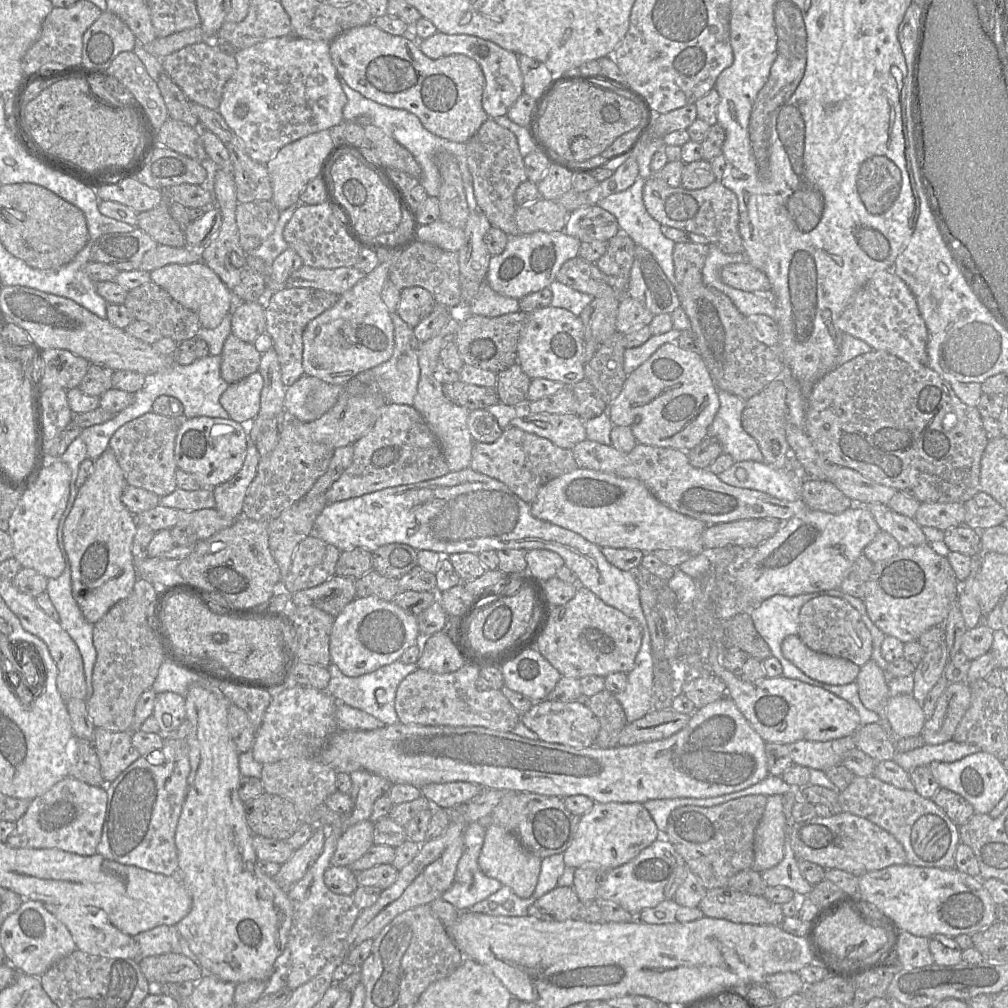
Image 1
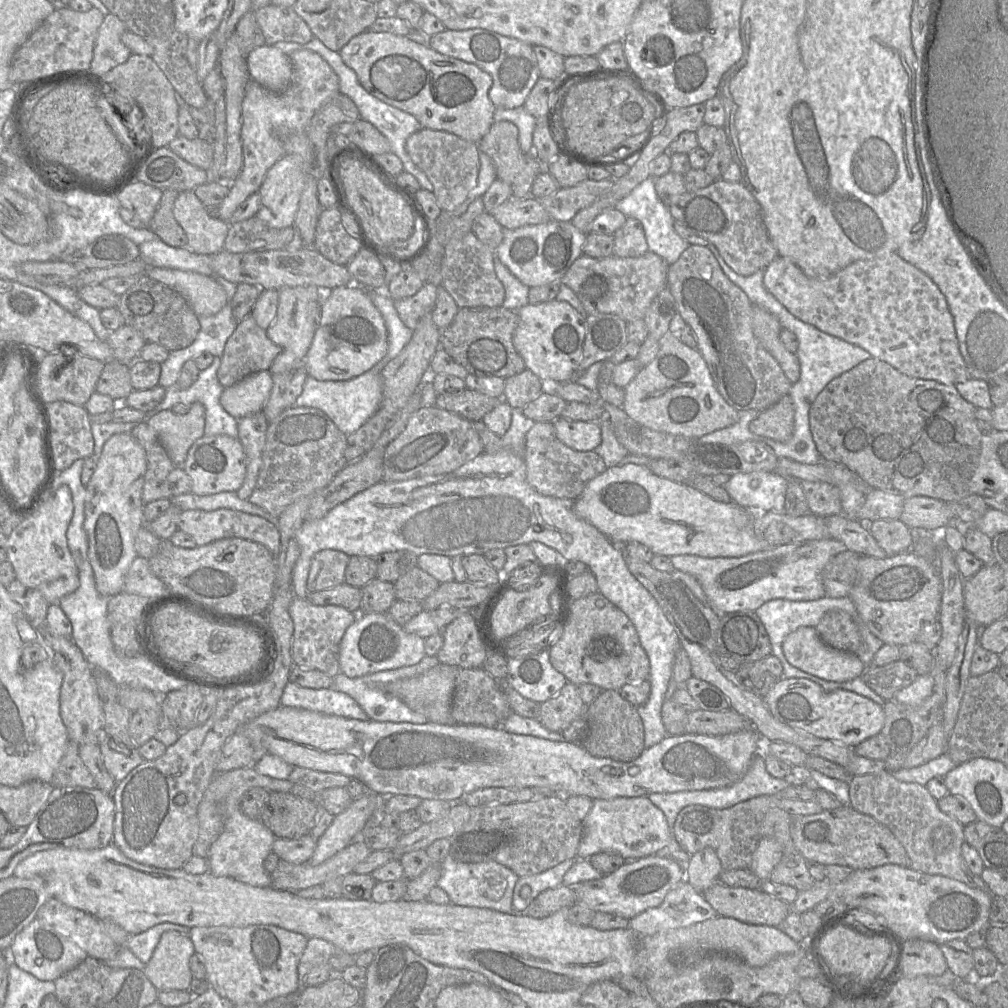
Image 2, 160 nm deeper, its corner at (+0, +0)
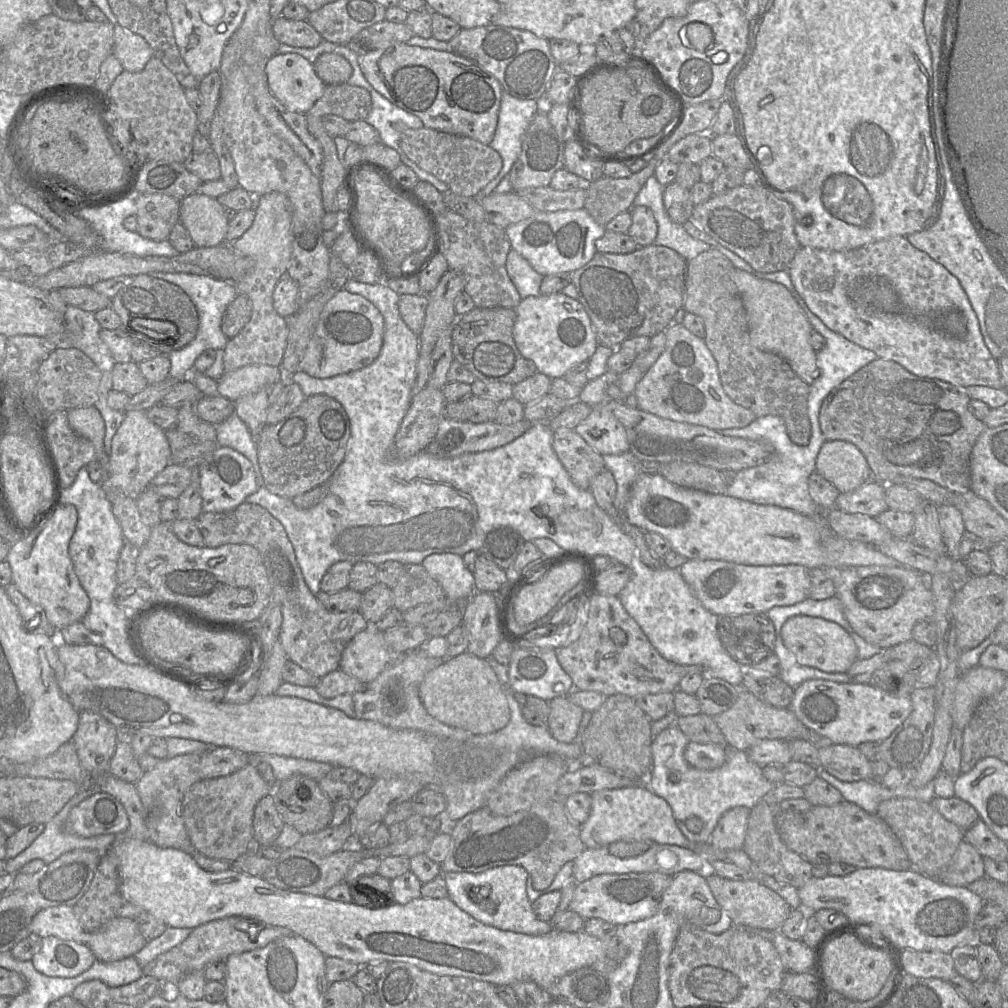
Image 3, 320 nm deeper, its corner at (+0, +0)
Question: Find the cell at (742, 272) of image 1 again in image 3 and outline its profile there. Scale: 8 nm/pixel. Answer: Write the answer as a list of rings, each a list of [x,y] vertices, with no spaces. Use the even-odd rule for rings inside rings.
[[[894,236],[846,251],[829,251],[802,247],[793,258],[788,273],[796,292],[804,300],[808,309],[826,327],[856,345],[873,351],[878,356],[878,359],[891,360],[918,377],[938,379],[965,388],[970,386],[987,386],[1003,389],[998,361],[991,355],[984,343],[978,318],[960,282],[944,266],[934,261],[925,252],[912,246],[906,237]]]

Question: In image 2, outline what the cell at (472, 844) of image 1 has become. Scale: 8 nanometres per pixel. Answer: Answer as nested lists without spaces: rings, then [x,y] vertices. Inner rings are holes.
[[[449,854],[441,862],[441,875],[437,882],[451,903],[459,906],[488,908],[502,913],[513,913],[513,890],[519,876],[512,870],[494,861],[463,863]]]

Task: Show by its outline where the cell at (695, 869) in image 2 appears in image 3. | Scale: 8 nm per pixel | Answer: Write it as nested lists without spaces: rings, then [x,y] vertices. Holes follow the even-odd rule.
[[[735,807],[725,812],[717,822],[709,843],[722,850],[742,849],[750,809],[746,807]]]

